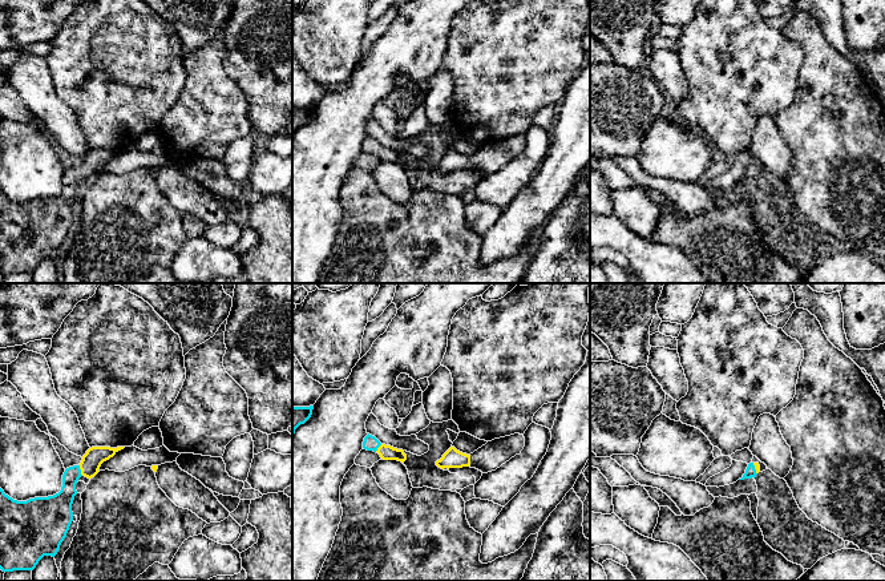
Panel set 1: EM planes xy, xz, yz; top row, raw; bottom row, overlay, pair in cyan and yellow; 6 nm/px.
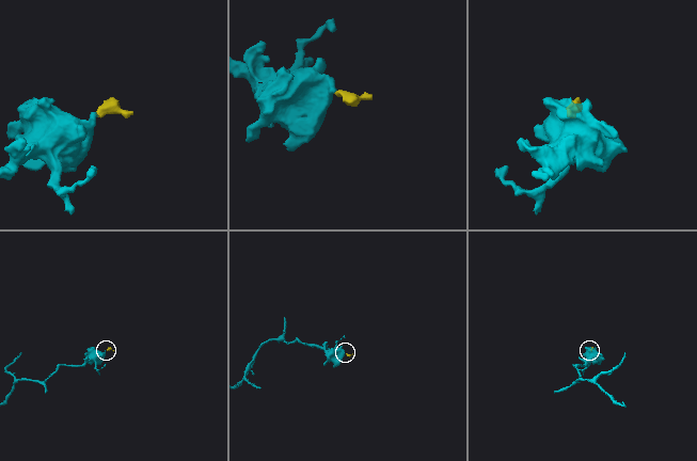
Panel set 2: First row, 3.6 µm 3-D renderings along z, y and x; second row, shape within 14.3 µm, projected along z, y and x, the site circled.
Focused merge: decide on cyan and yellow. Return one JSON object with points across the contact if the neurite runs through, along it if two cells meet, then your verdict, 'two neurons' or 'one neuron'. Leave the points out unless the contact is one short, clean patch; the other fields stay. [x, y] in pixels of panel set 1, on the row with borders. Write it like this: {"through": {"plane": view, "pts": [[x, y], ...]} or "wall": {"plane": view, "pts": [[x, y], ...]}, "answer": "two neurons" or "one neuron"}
{"through": {"plane": "xy", "pts": [[59, 505], [80, 471], [95, 456]]}, "answer": "one neuron"}

